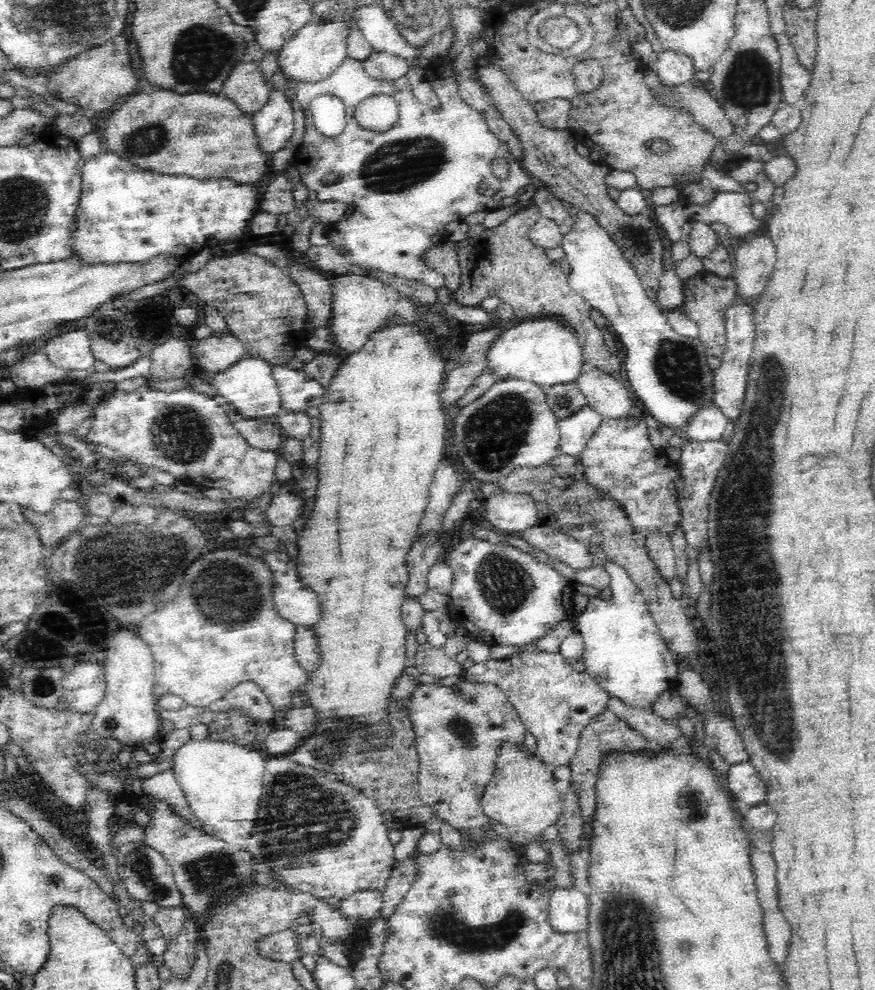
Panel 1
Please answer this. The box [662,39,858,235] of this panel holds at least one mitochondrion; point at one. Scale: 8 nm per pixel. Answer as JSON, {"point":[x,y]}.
{"point":[750,84]}

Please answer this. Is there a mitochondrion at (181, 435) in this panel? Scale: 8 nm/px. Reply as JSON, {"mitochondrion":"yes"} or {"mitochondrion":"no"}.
{"mitochondrion":"yes"}

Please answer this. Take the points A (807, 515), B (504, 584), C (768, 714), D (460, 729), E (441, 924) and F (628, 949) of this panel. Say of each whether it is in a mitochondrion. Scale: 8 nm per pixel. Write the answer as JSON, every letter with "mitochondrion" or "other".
{"A":"other","B":"mitochondrion","C":"mitochondrion","D":"mitochondrion","E":"mitochondrion","F":"mitochondrion"}

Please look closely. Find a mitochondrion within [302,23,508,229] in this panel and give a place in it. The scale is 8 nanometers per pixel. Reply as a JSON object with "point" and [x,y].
{"point":[395,166]}

